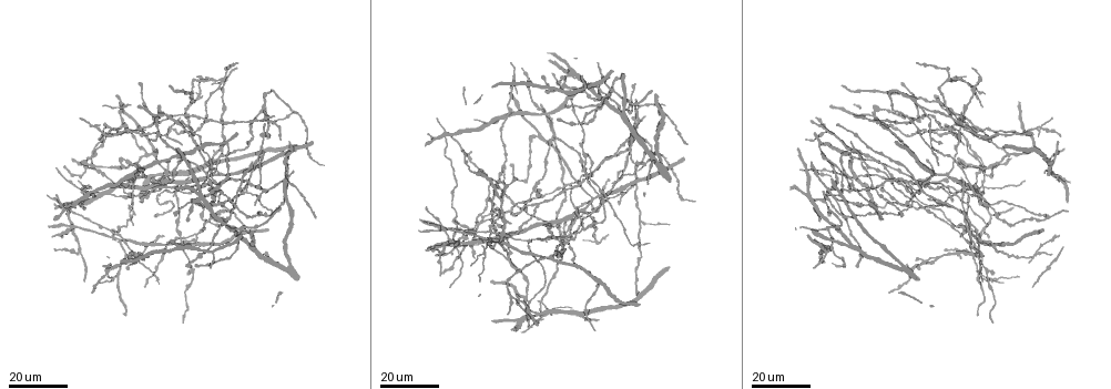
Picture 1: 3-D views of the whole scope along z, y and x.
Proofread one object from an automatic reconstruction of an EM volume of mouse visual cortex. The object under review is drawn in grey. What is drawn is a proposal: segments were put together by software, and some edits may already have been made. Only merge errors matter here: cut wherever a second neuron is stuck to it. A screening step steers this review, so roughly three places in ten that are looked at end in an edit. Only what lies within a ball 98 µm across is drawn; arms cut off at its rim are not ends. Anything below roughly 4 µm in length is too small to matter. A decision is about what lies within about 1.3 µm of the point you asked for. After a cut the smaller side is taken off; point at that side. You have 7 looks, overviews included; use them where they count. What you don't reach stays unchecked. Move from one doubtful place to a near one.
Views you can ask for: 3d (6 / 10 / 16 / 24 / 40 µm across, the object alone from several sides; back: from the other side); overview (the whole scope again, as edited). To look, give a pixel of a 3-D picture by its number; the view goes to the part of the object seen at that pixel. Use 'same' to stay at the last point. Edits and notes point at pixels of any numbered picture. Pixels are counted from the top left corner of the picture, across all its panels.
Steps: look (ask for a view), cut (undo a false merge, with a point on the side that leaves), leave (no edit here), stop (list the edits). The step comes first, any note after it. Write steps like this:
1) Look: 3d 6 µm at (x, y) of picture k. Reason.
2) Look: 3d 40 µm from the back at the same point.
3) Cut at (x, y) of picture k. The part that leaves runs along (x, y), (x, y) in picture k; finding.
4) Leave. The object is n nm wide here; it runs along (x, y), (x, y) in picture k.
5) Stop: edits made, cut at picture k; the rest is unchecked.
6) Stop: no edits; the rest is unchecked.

Look: 3d 24 µm at (591, 174) of picture 1.

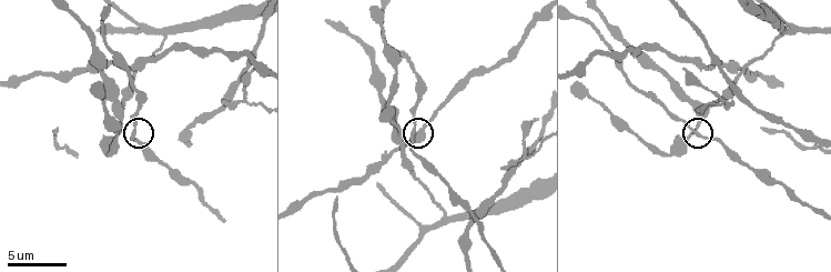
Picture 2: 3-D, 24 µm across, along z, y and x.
Look: 3d 6 µm at (693, 134) of picture 2.

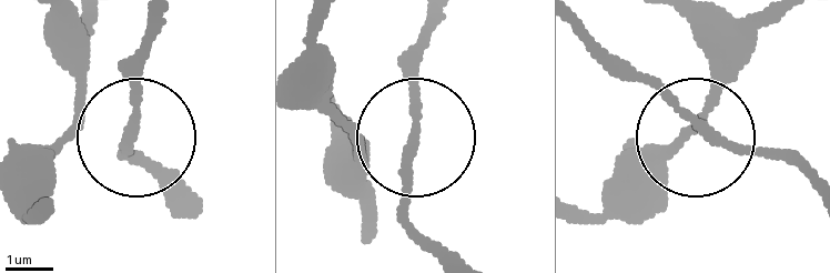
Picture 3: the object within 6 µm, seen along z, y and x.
Leave. 3 arms meet here; it runs along (685, 17), (709, 64), (705, 132), (800, 160) in picture 3; one neuron here.

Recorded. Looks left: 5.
Look: 3d 16 µm at (821, 199) of picture 1.

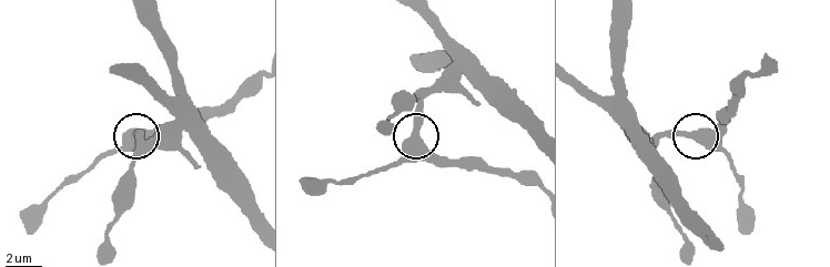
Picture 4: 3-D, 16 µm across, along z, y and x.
Look: 3d 10 µm at (697, 140) of picture 4.

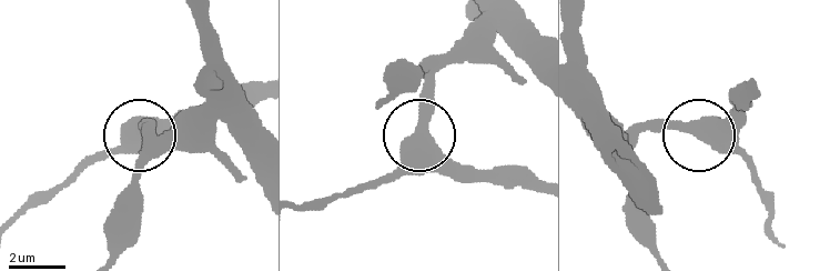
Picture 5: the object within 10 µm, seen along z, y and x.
Leave. The side arm is 9 µm long; one neuron here.

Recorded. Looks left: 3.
Look: 3d 16 µm at (872, 160) of picture 1. Four arms meet.

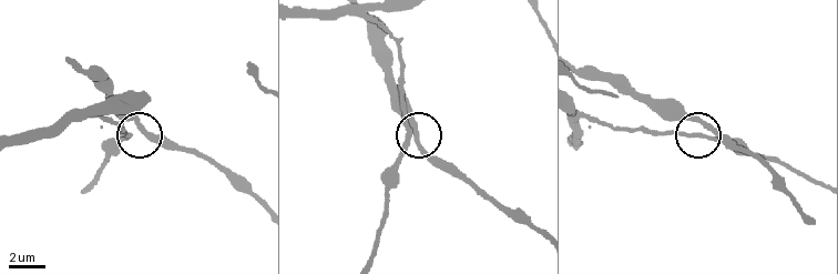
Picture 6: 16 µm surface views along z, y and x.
Look: 3d 6 µm at (706, 136) of picture 6. Zoom in.

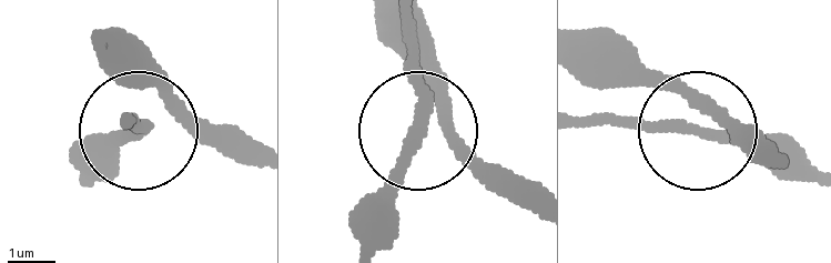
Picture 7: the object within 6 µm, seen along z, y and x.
Leave. 4 arms meet here; one neuron here.

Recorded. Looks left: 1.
Stop: no edits; the rest is unchecked.

